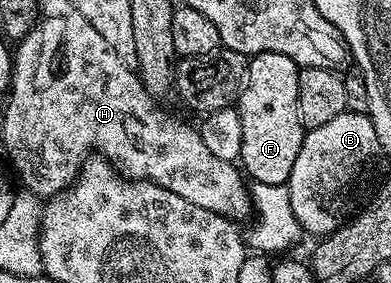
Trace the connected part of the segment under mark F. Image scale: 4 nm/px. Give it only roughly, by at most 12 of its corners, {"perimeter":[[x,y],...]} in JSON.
{"perimeter":[[258,53],[238,102],[239,164],[287,186],[306,132],[290,55]]}

